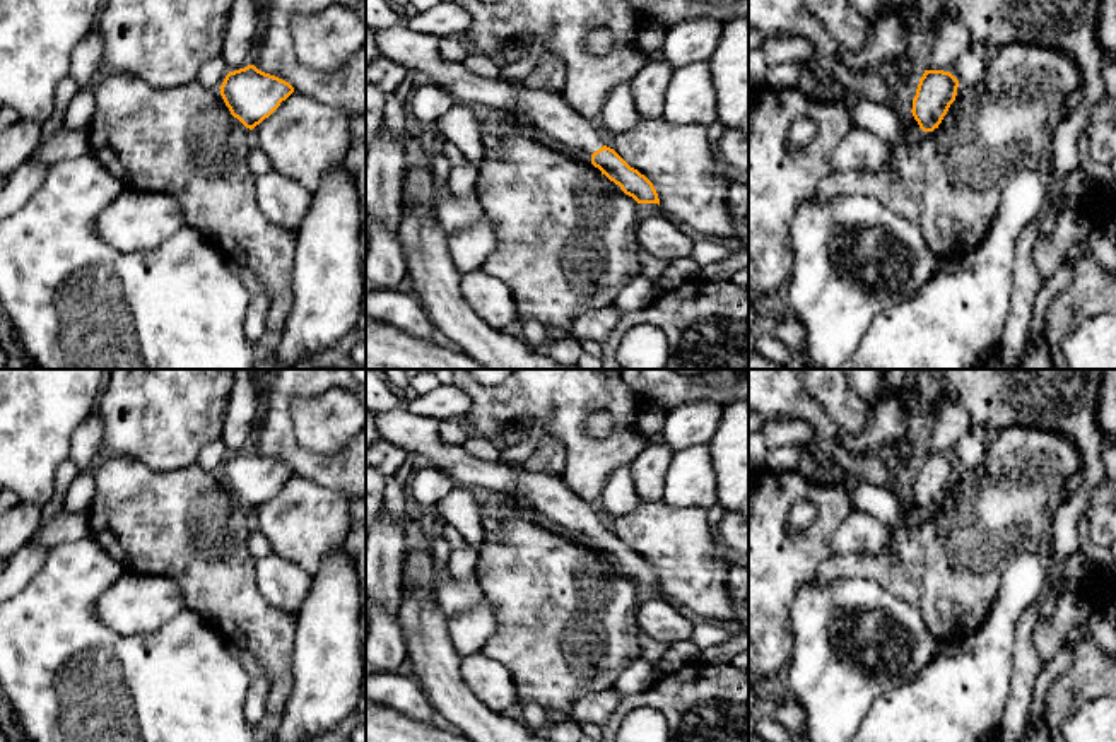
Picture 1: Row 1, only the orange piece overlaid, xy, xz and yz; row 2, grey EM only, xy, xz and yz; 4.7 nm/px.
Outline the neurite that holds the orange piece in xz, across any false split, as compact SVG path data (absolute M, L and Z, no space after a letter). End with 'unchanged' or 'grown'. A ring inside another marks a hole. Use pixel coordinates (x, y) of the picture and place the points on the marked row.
M373 27L381 53L407 67L426 74L431 82L444 87L458 103L490 109L518 109L525 113L538 132L588 152L591 164L637 203L658 203L653 183L631 168L614 149L602 144L598 132L579 116L562 92L518 87L504 79L479 77L463 62L444 60L439 53L443 38L415 32L408 27Z; grown

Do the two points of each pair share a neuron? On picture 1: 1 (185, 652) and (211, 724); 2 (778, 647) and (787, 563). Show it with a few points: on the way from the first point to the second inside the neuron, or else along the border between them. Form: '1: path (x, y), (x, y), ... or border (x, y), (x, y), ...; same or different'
1: path (185, 669), (185, 698), (193, 706); same
2: path (776, 626), (776, 583); same

